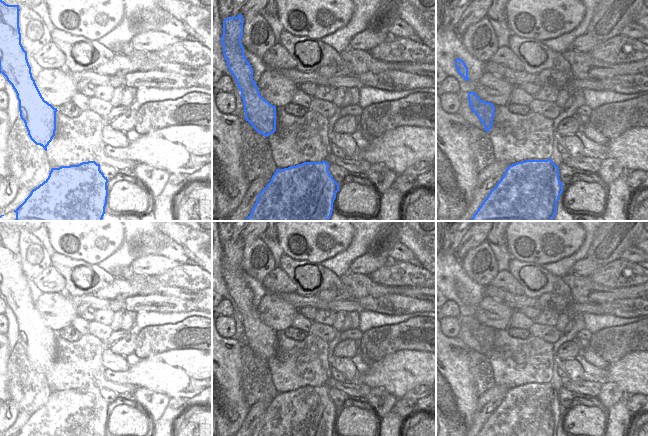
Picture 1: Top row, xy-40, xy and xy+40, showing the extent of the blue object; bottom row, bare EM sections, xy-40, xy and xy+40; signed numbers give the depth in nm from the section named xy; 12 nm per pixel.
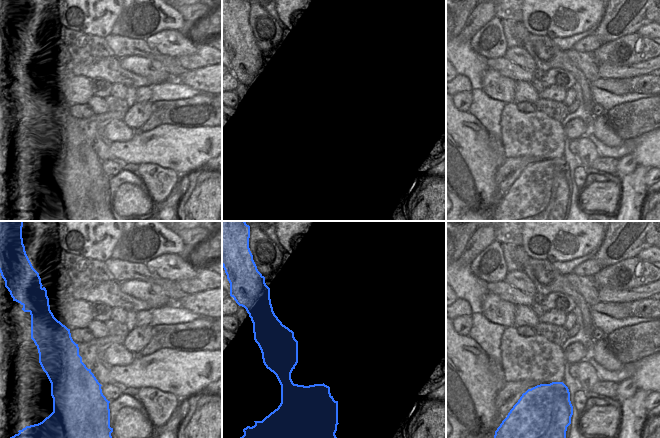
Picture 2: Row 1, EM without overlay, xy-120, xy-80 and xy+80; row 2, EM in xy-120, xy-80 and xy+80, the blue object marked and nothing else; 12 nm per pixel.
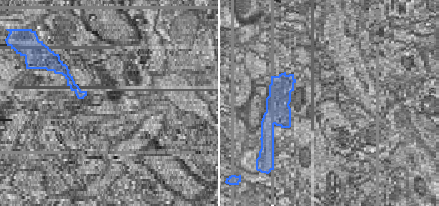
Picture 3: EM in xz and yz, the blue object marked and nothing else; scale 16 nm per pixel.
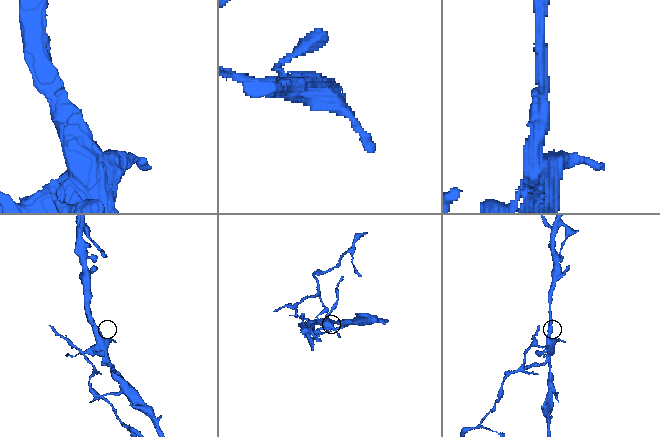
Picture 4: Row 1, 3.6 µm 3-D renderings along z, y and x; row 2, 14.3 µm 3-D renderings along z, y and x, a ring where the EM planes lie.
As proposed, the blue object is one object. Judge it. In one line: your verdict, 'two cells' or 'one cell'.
two cells

